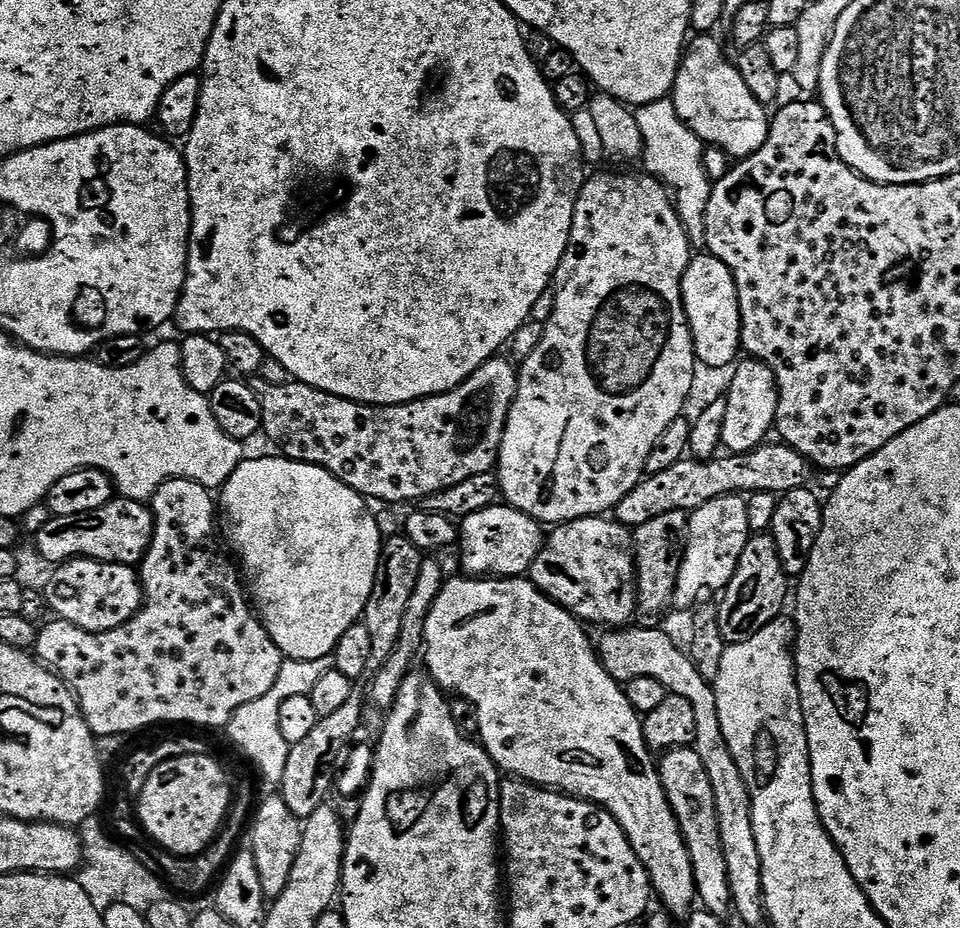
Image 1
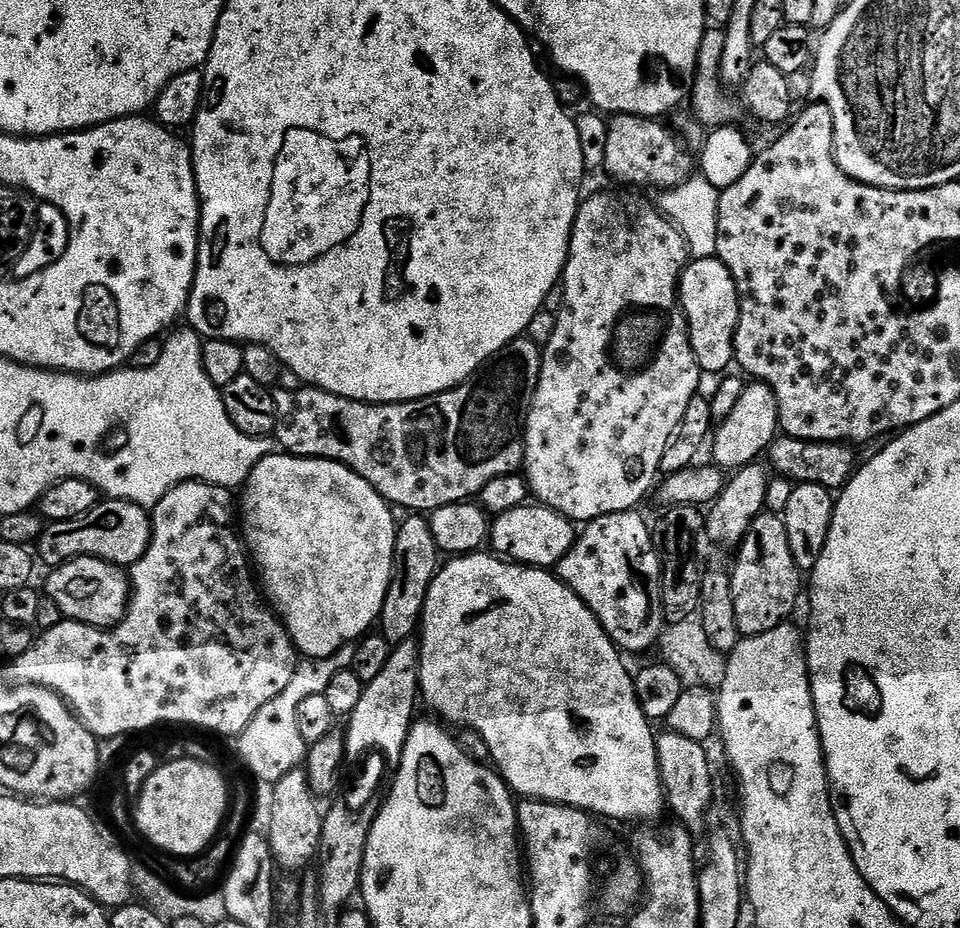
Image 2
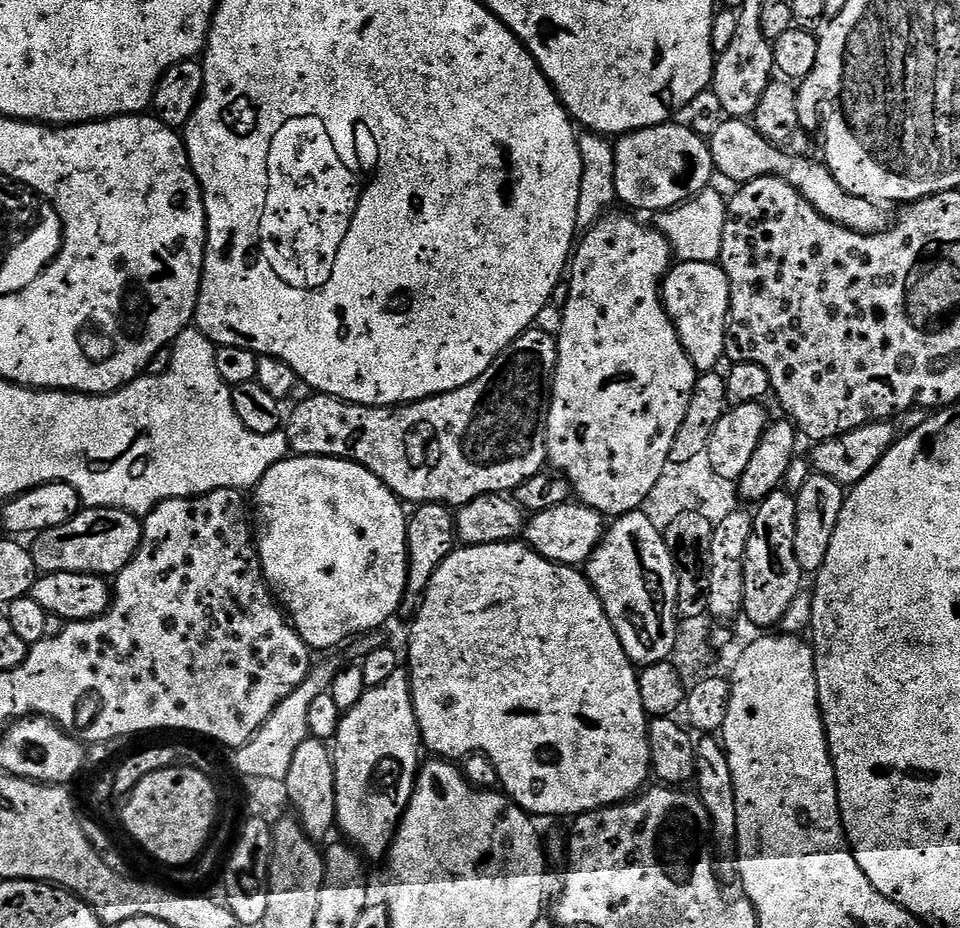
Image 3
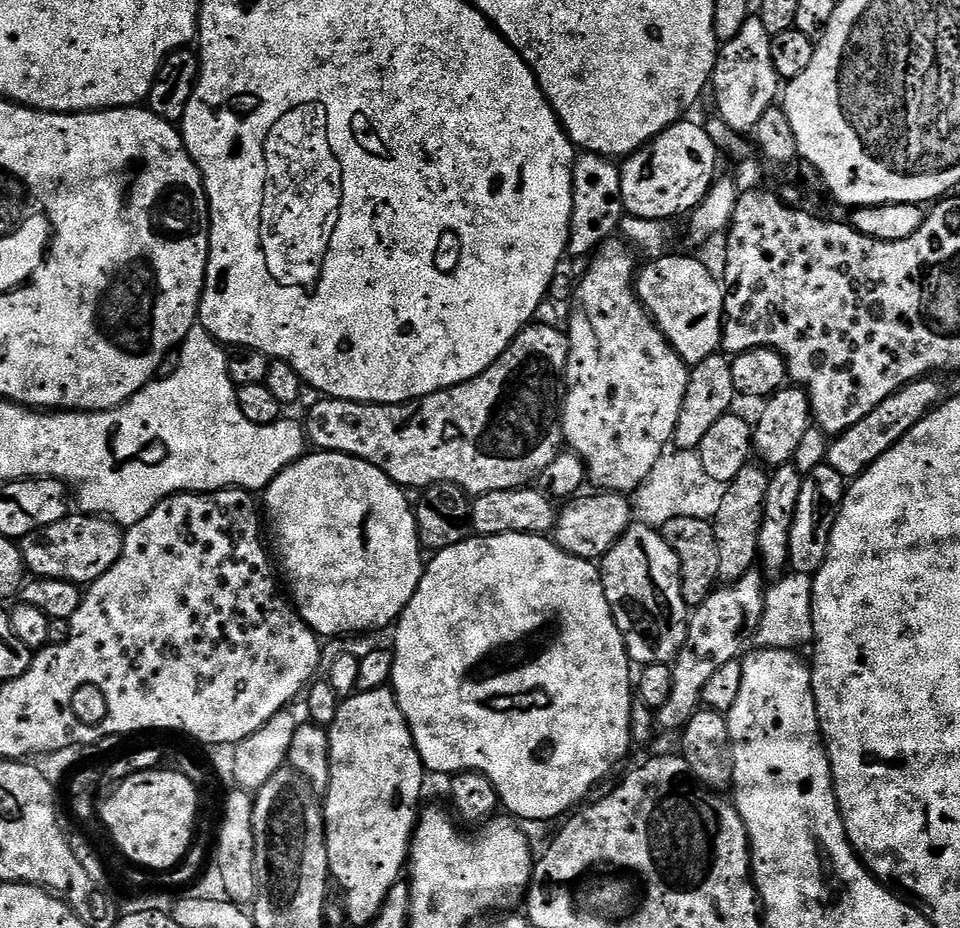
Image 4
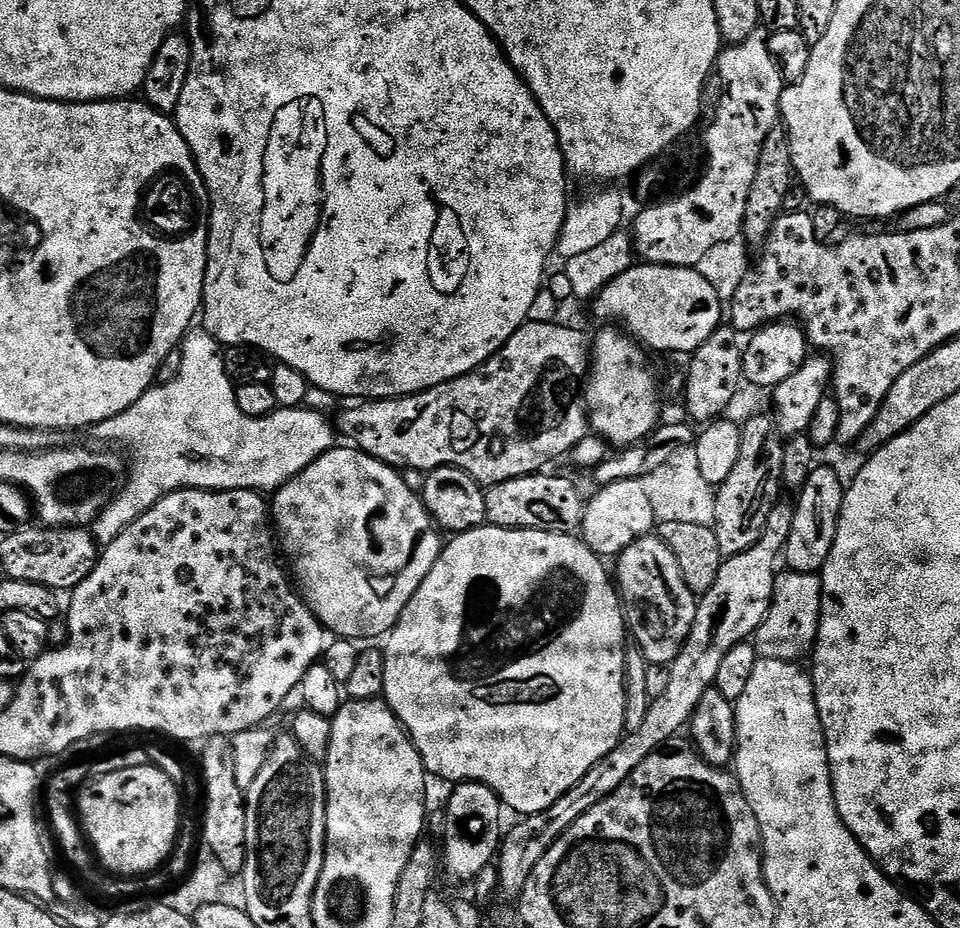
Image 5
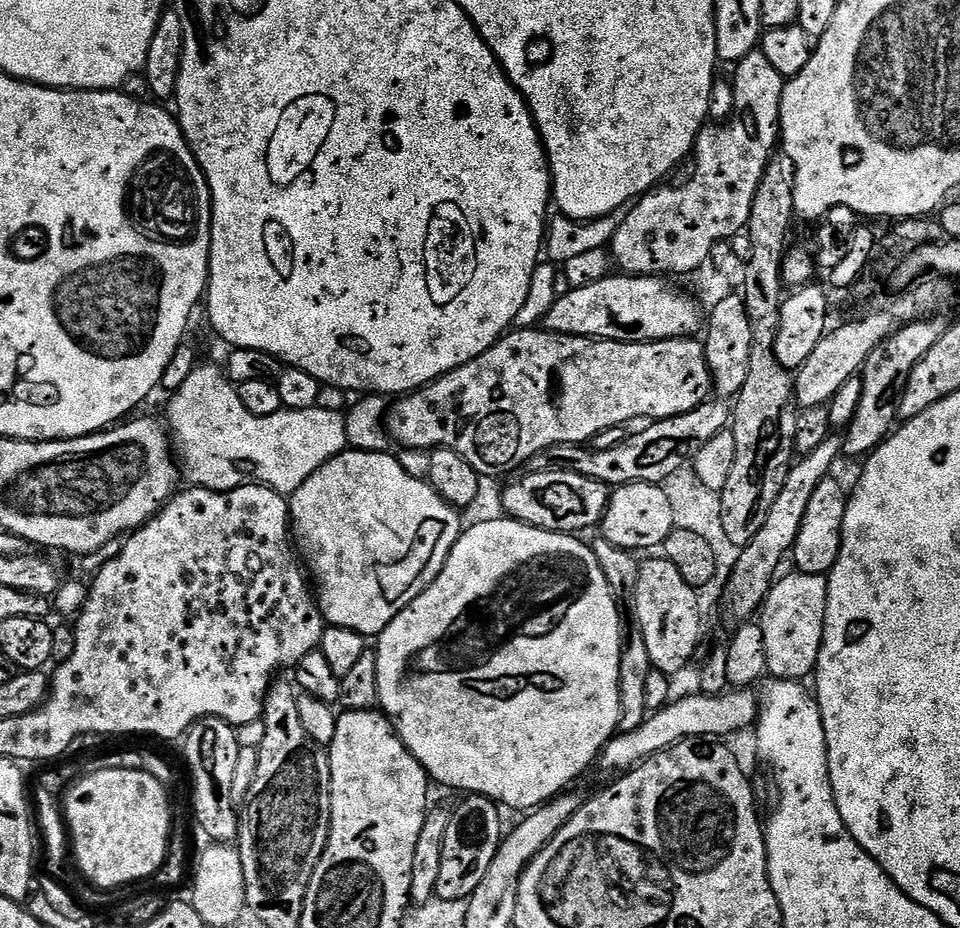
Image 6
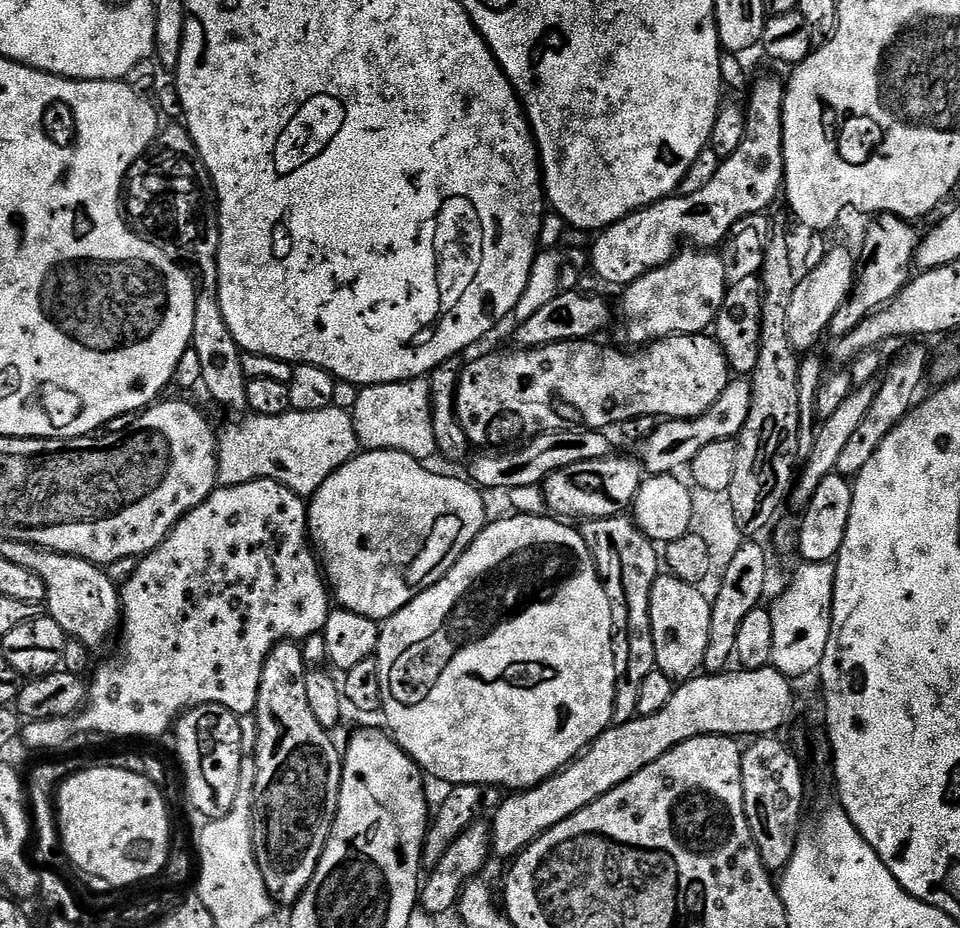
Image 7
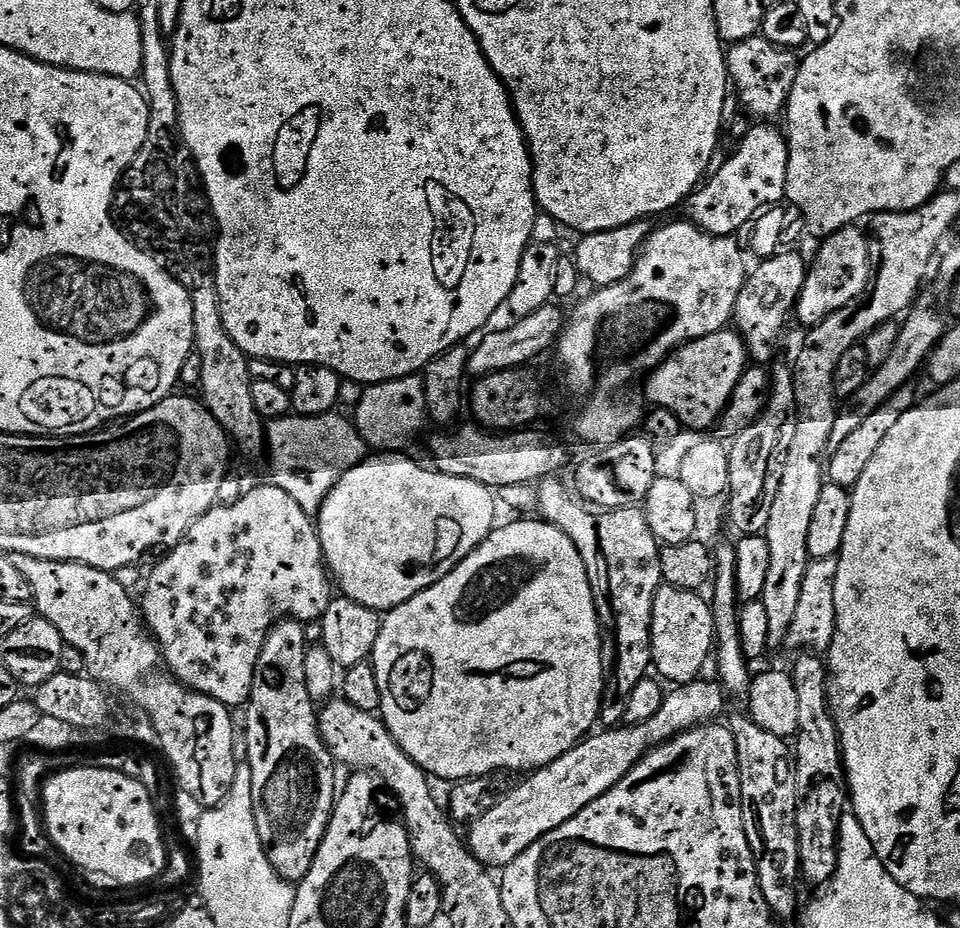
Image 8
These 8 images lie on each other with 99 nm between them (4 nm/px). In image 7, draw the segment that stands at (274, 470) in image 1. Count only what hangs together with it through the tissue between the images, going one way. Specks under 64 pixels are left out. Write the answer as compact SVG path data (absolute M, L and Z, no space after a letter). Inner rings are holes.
M361 451L353 456L322 482L307 505L308 535L322 561L335 603L377 622L398 614L417 594L439 582L478 538L486 523L480 495L475 483L439 476L410 454Z

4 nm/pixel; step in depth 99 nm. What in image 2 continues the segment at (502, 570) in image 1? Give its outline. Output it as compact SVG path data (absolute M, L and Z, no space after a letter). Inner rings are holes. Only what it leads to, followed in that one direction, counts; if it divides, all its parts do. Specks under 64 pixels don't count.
M528 502L523 508L503 512L491 521L490 548L495 555L517 564L551 569L572 548L577 535L577 525L567 520L561 512L555 512L553 508L543 507L536 502Z

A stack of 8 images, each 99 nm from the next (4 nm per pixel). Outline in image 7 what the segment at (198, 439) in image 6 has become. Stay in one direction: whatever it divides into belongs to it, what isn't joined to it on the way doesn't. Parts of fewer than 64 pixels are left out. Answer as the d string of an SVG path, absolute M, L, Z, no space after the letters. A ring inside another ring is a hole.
M330 407L313 412L286 411L280 416L247 417L240 424L240 432L220 432L218 436L218 480L221 485L245 484L251 480L273 480L297 492L302 498L311 498L315 492L345 462L357 455L358 445L355 438L352 413L341 408Z

